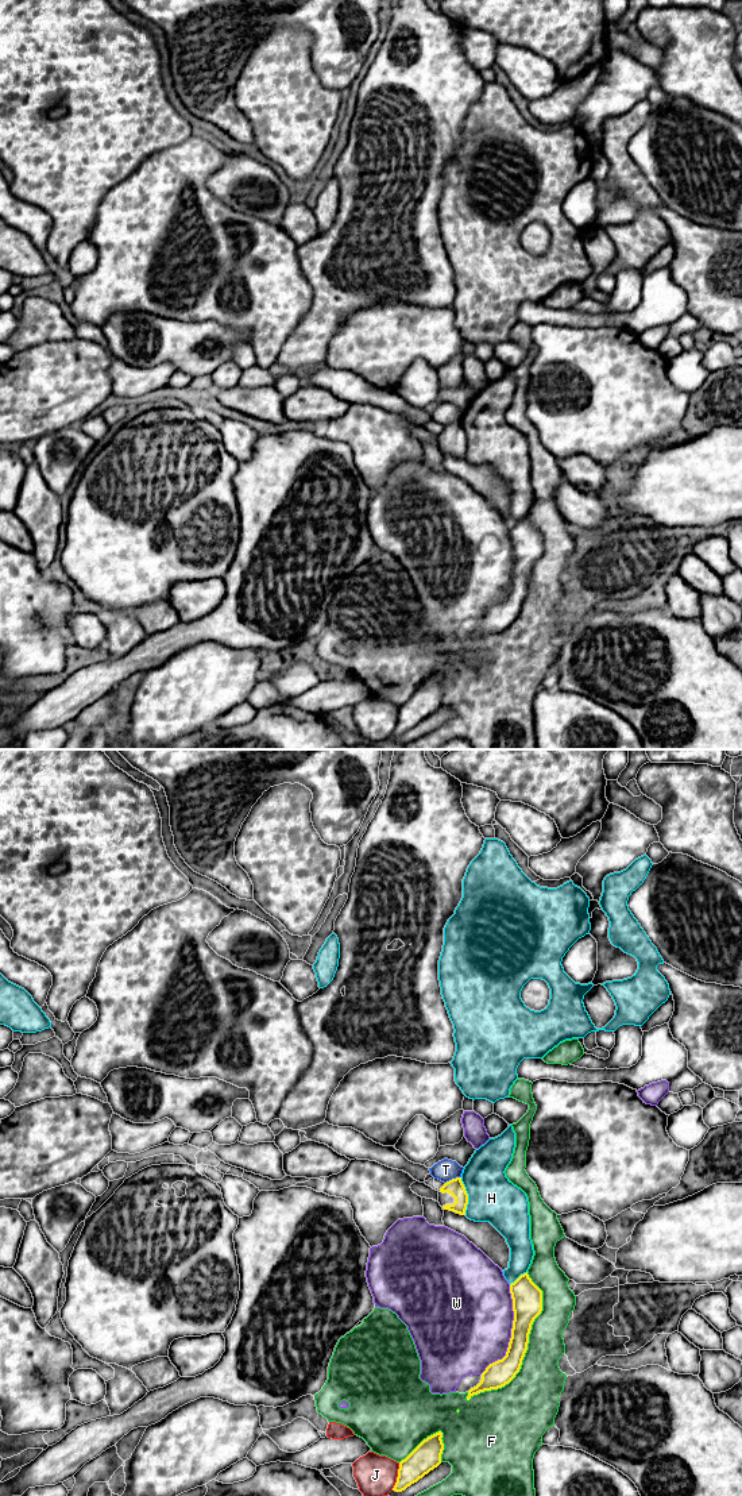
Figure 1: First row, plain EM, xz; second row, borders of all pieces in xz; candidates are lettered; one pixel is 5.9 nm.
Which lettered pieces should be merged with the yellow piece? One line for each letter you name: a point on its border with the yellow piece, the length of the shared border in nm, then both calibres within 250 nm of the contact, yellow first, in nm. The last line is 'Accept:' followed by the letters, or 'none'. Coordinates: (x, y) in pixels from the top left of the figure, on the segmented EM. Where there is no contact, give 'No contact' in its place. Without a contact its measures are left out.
Accept: none

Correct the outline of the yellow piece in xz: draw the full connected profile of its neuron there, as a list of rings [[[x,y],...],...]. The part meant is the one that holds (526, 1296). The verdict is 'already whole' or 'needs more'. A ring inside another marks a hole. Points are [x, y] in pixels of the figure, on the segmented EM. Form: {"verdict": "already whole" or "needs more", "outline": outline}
{"verdict": "already whole", "outline": [[[526,1272],[510,1284],[510,1293],[514,1320],[506,1356],[486,1368],[480,1383],[468,1391],[467,1400],[480,1392],[505,1387],[521,1369],[527,1350],[532,1325],[542,1311],[542,1291]]]}

